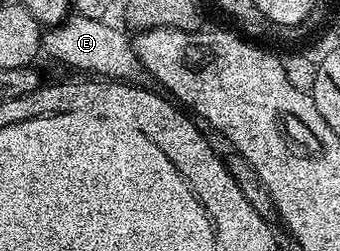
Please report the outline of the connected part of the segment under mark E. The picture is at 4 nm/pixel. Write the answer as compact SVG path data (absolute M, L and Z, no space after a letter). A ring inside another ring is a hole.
M68 16L58 24L52 25L51 30L42 35L41 50L44 55L56 58L59 62L64 62L67 66L72 66L75 70L84 70L87 74L100 74L98 77L103 80L135 80L141 74L139 60L135 55L135 48L130 37L126 38L115 26L110 26L110 21L101 18L80 18L78 16Z

